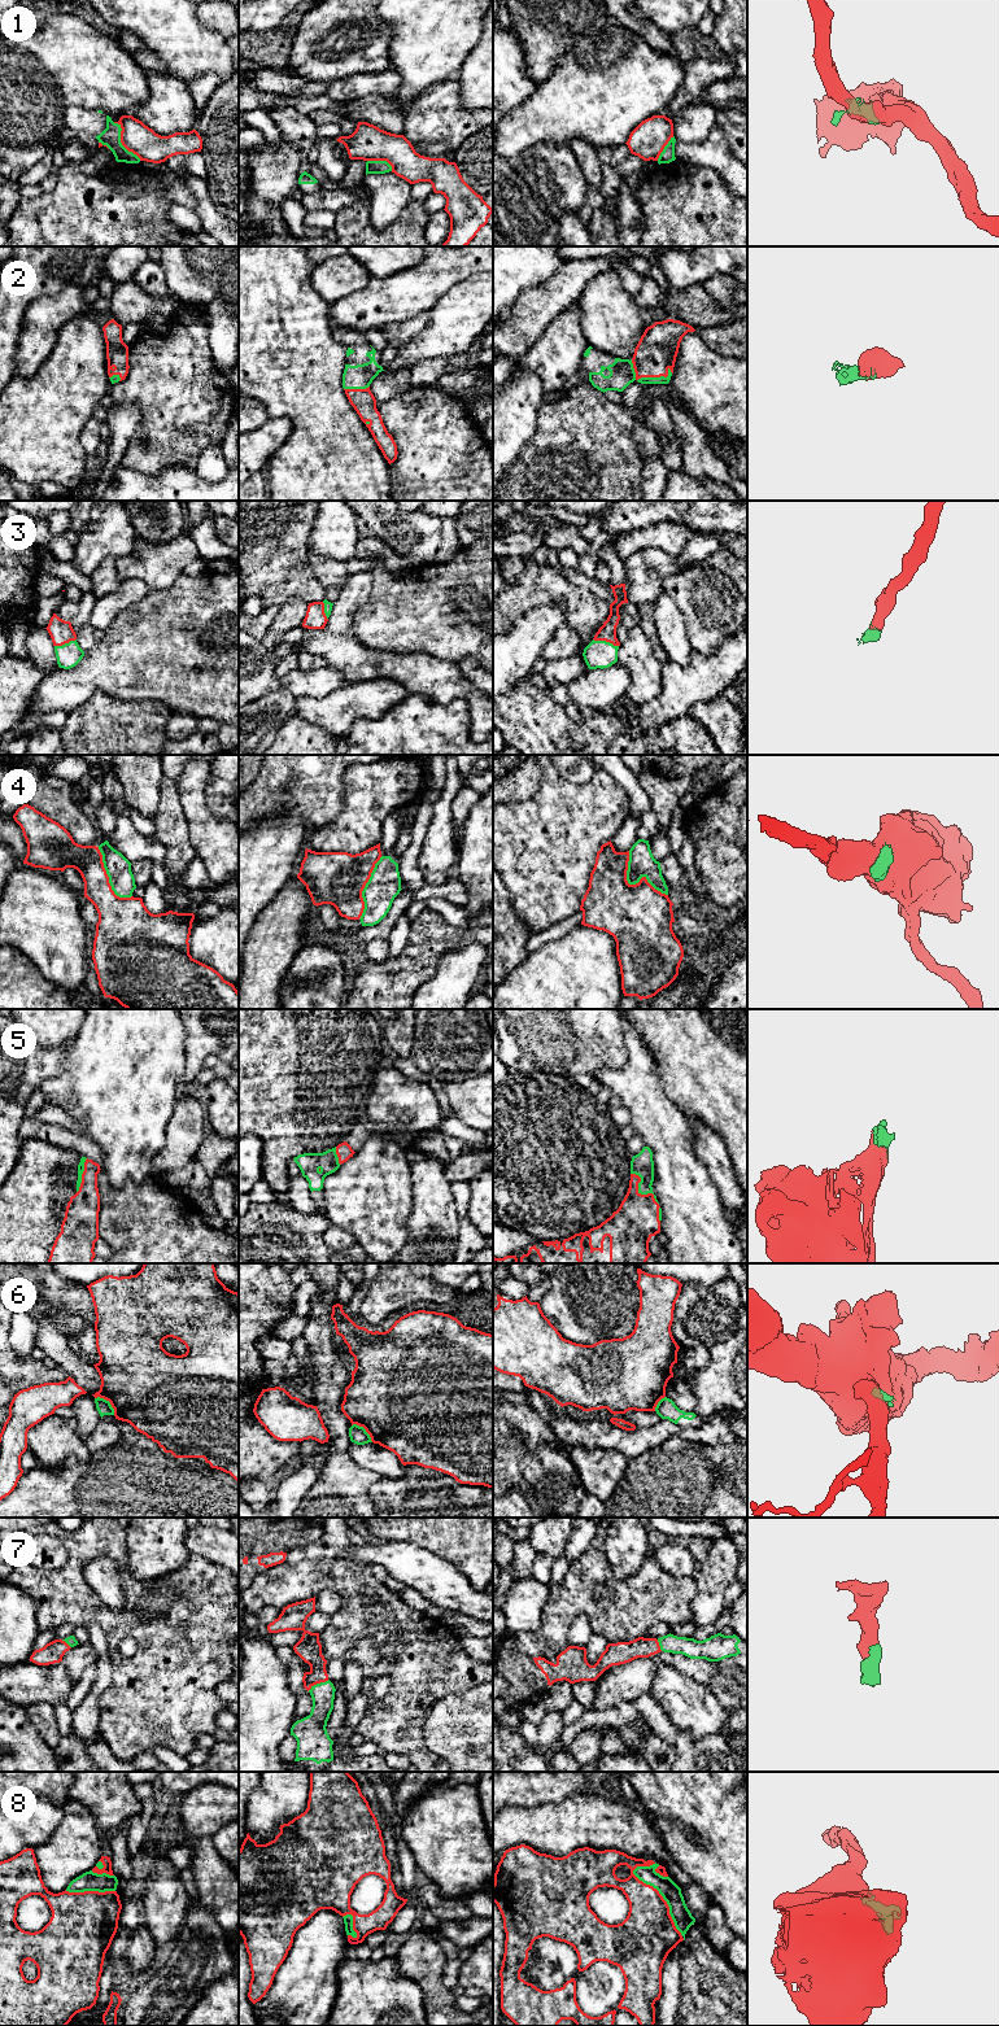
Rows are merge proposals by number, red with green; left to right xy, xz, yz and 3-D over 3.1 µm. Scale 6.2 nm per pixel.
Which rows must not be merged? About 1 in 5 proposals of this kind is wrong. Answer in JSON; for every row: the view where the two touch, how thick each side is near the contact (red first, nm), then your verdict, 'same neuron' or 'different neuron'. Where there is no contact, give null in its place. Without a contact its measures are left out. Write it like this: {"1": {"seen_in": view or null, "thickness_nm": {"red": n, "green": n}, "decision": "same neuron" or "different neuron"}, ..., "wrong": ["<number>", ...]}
{"1": {"seen_in": "xy", "thickness_nm": {"red": 190, "green": 120}, "decision": "different neuron"}, "2": {"seen_in": "yz", "thickness_nm": {"red": 260, "green": 50}, "decision": "same neuron"}, "3": {"seen_in": "yz", "thickness_nm": {"red": 110, "green": 180}, "decision": "same neuron"}, "4": {"seen_in": "yz", "thickness_nm": {"red": 400, "green": 160}, "decision": "different neuron"}, "5": {"seen_in": "yz", "thickness_nm": {"red": 280, "green": 140}, "decision": "same neuron"}, "6": {"seen_in": "xy", "thickness_nm": {"red": 500, "green": 90}, "decision": "different neuron"}, "7": {"seen_in": "xz", "thickness_nm": {"red": 160, "green": 140}, "decision": "same neuron"}, "8": {"seen_in": "yz", "thickness_nm": {"red": 340, "green": 120}, "decision": "same neuron"}, "wrong": ["1", "4", "6"]}

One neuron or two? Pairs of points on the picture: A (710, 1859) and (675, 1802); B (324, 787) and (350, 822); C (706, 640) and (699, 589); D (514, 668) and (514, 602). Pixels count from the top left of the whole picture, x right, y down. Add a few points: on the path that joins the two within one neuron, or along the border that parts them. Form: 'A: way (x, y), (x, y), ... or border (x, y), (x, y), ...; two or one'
A: way (714, 1845), (714, 1839), (689, 1815); one
B: border (344, 780), (343, 808), (332, 819), (315, 826); two
C: way (706, 627), (706, 602); one
D: border (540, 605), (519, 616), (506, 633); two

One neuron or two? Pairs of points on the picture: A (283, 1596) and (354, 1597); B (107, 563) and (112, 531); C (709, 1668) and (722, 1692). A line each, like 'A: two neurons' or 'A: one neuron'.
A: one neuron
B: two neurons
C: one neuron

